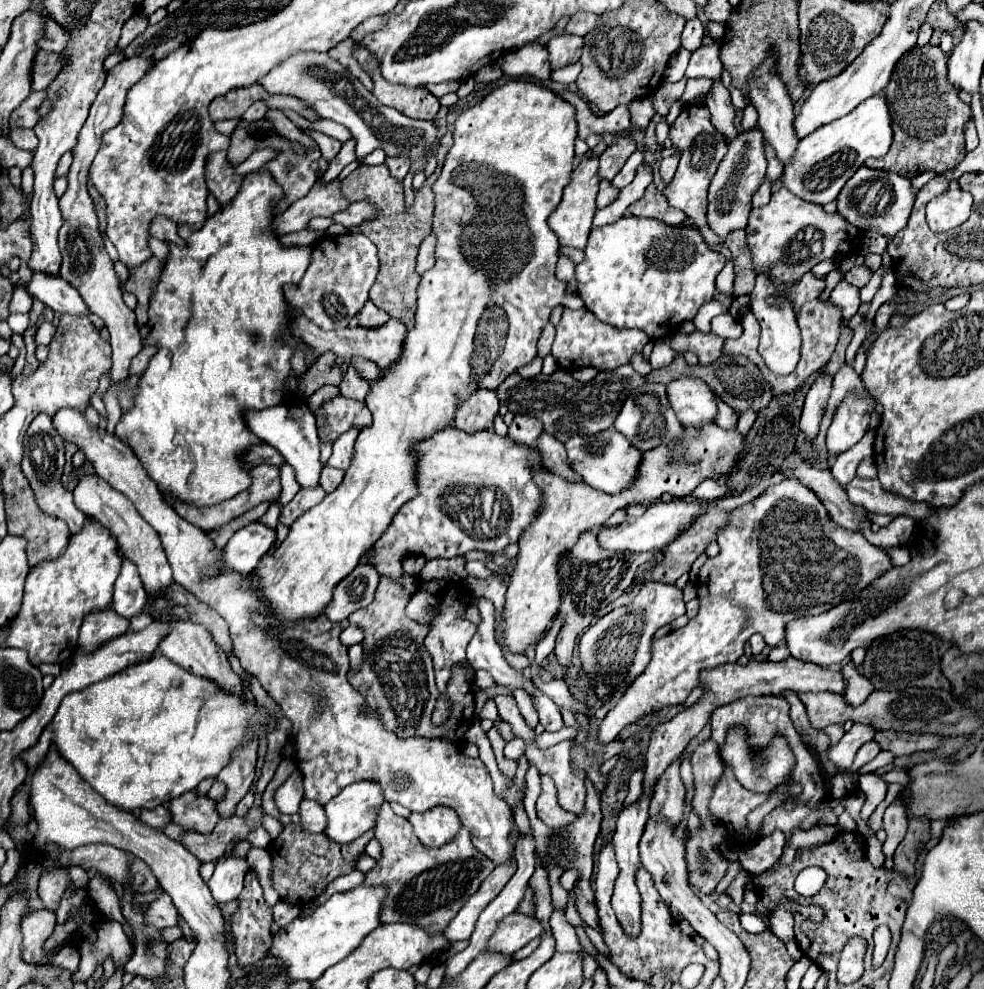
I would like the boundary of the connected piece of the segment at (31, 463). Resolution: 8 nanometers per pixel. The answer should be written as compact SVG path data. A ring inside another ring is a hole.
M38 414L26 436L24 436L24 458L22 458L22 472L24 476L28 478L34 494L36 494L36 502L38 506L56 516L56 518L62 518L70 532L78 532L86 520L86 514L80 512L74 502L72 502L72 492L64 490L62 484L60 484L60 478L62 478L62 472L64 472L64 438L54 430L52 426L52 420L46 416L46 414Z

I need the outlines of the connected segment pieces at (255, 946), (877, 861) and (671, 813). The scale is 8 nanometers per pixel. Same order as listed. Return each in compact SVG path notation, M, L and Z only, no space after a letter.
M248 870L244 876L244 890L238 896L240 910L232 916L232 928L230 934L234 936L234 954L240 962L240 966L250 966L252 962L262 960L270 950L270 926L272 926L272 908L262 898L262 886L258 882L258 874L254 870Z
M872 836L866 840L866 858L868 862L874 866L874 868L880 868L882 862L884 862L884 856L882 856L882 842Z
M680 760L672 762L672 766L664 770L664 774L660 776L660 782L656 782L656 790L650 802L650 816L654 818L664 816L672 822L672 826L676 826L682 820L684 794L686 794L678 768L680 768Z

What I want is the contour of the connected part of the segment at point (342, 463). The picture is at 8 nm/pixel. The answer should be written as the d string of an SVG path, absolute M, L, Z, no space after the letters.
M352 426L352 430L344 432L344 434L334 442L334 450L332 450L332 456L330 456L330 460L328 460L330 466L342 468L342 470L346 470L346 468L350 466L352 446L354 446L354 440L356 440L358 432L360 432L360 430L356 430L356 428Z

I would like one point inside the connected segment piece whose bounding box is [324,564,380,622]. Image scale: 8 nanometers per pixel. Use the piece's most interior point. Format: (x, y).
(352, 593)

